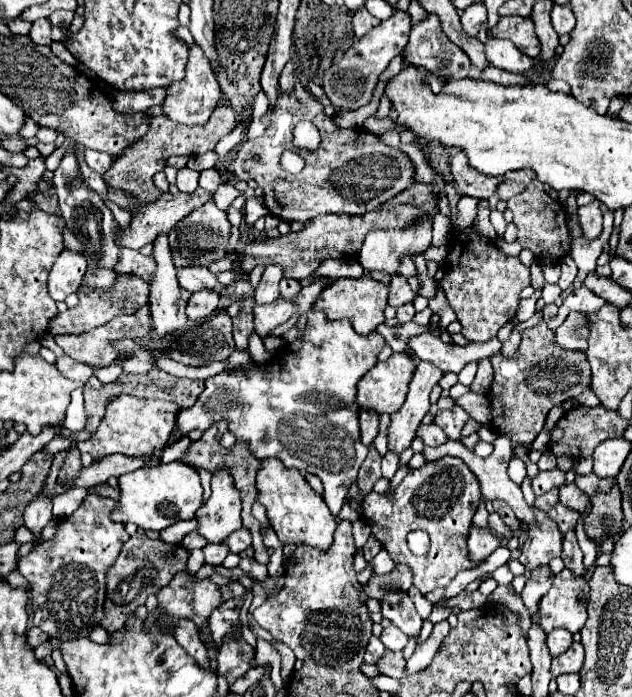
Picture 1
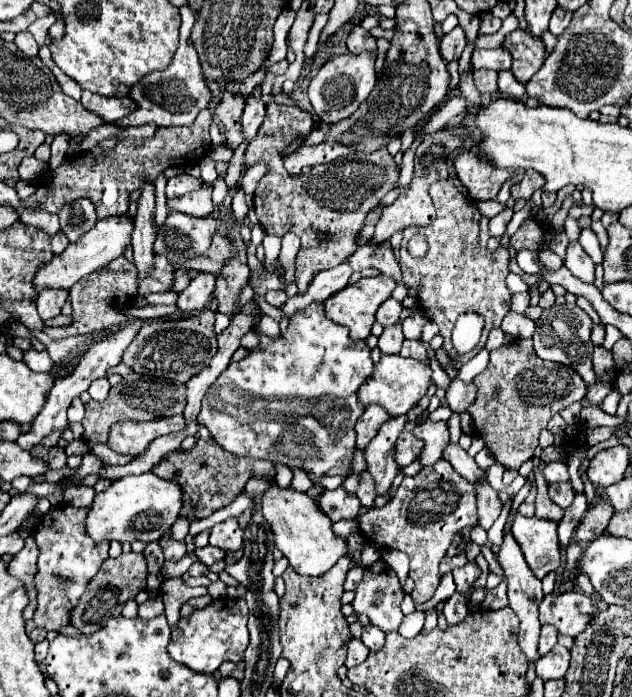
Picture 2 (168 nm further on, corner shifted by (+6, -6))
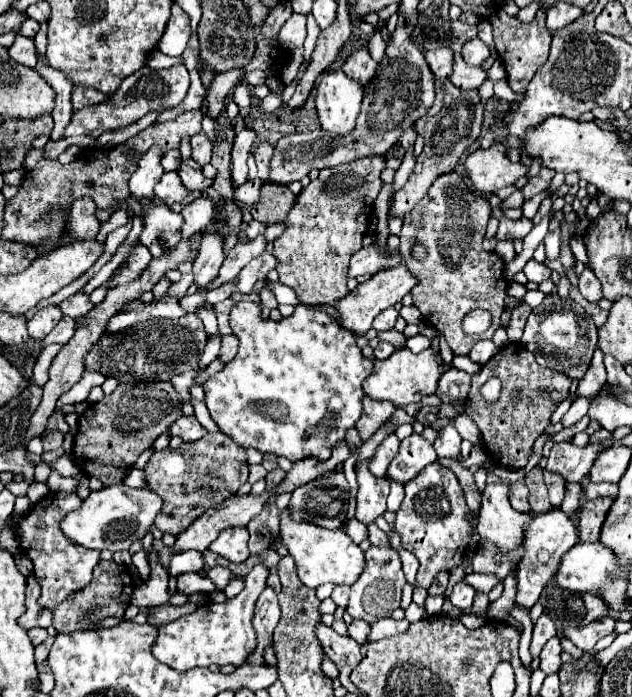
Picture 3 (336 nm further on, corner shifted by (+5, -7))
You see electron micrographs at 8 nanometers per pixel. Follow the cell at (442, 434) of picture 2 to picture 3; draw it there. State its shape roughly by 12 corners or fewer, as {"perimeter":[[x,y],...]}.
{"perimeter":[[422,434],[402,440],[388,478],[404,484],[434,460]]}

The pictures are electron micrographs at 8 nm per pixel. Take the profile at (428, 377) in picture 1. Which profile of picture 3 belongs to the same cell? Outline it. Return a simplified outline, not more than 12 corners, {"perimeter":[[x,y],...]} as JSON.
{"perimeter":[[356,464],[356,518],[370,524],[386,512],[390,480]]}

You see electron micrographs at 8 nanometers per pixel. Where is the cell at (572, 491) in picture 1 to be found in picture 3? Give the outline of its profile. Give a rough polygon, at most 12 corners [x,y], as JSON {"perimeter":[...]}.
{"perimeter":[[544,472],[550,490],[550,502],[560,508],[566,482],[562,476]]}

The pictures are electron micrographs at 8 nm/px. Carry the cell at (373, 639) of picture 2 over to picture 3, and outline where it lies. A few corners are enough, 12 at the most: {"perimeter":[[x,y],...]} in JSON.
{"perimeter":[[354,620],[348,630],[358,644],[370,636],[368,622]]}

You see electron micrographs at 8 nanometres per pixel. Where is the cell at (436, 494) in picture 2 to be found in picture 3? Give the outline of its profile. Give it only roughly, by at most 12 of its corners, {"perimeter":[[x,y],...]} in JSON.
{"perimeter":[[428,464],[404,484],[394,532],[416,586],[462,562],[472,530],[456,474]]}

